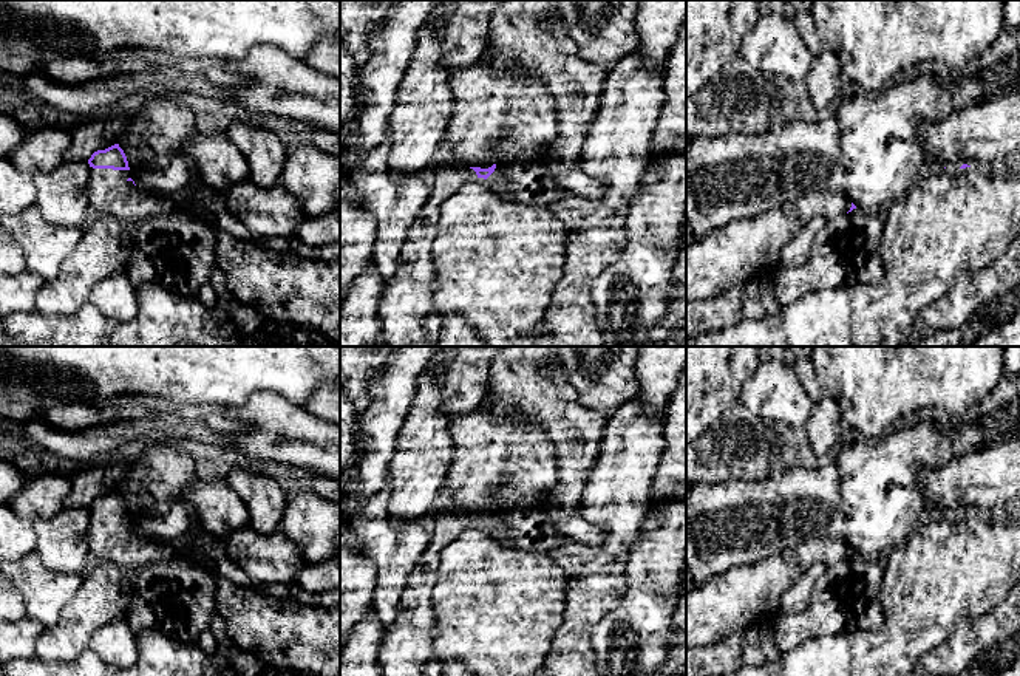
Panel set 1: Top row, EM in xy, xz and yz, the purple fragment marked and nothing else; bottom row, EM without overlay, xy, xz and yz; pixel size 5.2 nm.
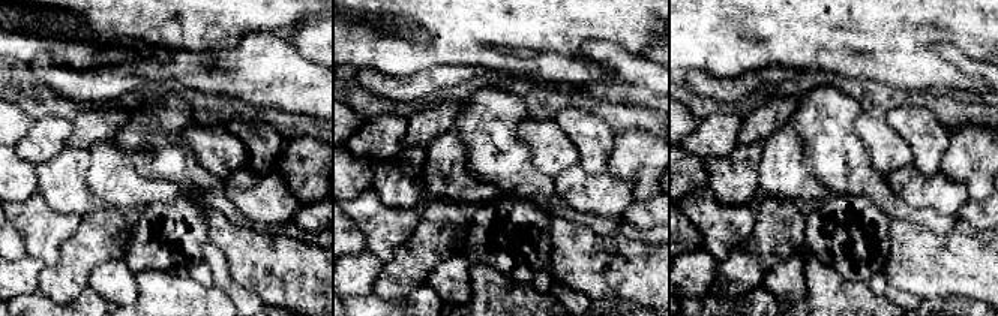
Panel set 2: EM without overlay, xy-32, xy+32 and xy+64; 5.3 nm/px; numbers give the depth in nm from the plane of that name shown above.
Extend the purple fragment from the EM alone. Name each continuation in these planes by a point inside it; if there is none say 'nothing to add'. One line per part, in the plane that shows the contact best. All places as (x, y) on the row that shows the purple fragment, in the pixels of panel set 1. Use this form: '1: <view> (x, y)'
1: xy (108, 192)

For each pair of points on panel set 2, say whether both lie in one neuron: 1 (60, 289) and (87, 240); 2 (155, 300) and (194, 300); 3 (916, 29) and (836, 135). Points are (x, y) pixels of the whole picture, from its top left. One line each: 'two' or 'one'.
1: one
2: one
3: two

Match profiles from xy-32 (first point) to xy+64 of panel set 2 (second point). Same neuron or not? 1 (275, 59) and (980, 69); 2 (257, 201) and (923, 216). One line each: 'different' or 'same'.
1: same
2: different

